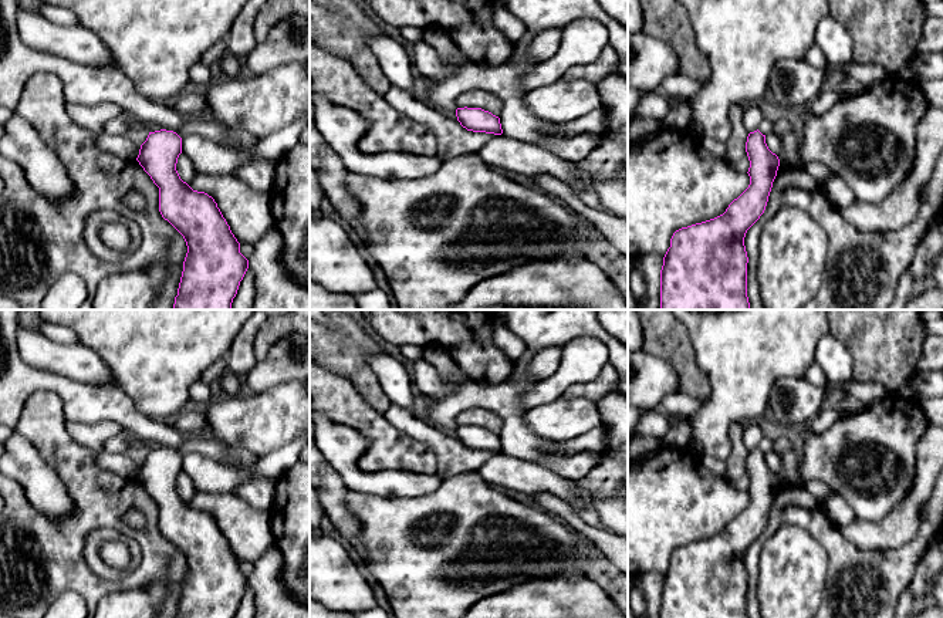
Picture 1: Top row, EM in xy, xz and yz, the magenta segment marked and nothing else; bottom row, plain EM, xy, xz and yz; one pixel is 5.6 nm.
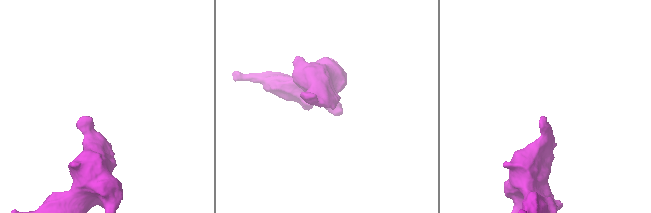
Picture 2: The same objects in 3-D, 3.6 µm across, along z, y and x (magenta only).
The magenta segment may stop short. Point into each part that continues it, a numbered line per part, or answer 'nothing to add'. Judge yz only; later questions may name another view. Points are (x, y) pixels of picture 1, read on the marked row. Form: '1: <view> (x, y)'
nothing to add

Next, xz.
nothing to add

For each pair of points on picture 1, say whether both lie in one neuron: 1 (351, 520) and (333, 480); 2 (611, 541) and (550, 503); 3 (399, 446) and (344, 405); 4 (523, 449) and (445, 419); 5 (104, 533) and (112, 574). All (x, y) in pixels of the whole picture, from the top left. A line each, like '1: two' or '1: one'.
1: one
2: one
3: one
4: one
5: one

